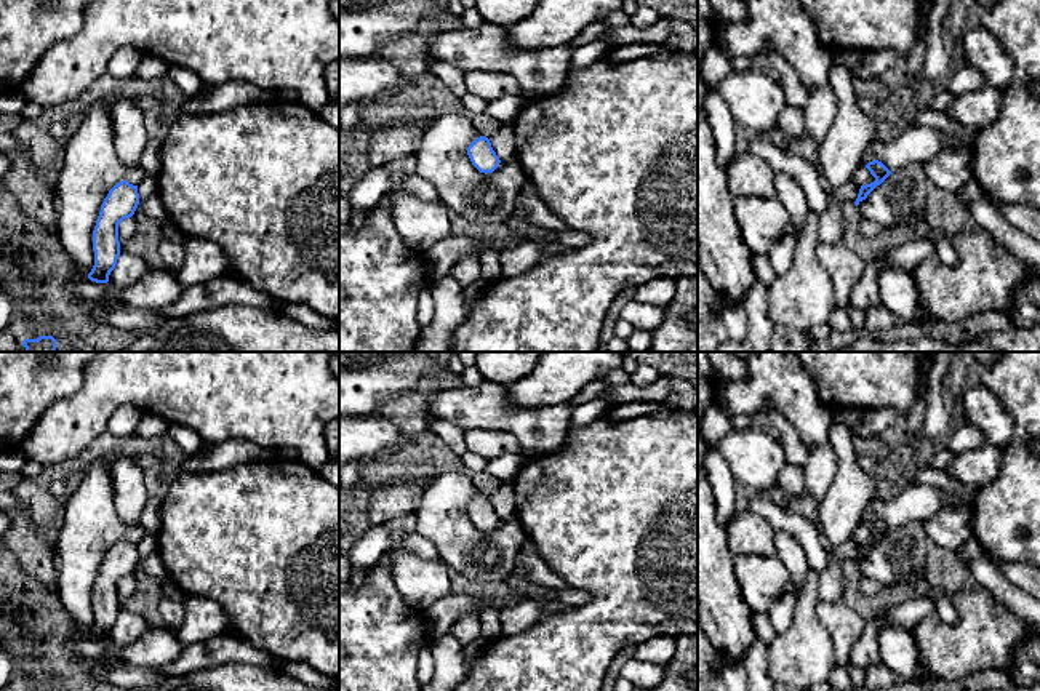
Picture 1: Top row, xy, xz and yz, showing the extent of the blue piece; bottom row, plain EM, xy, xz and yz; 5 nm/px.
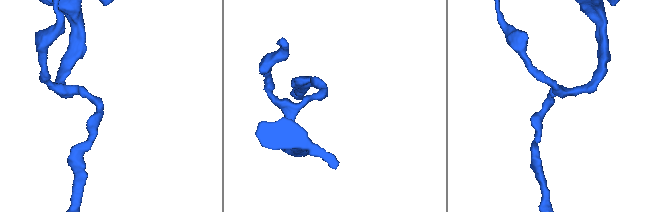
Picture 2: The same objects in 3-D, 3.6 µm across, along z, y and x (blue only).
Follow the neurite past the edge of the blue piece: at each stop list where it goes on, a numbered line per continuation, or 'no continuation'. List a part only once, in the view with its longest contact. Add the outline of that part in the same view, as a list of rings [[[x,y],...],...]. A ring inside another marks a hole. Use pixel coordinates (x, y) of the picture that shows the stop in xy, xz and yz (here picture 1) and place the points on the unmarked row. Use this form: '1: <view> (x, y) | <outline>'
no continuation

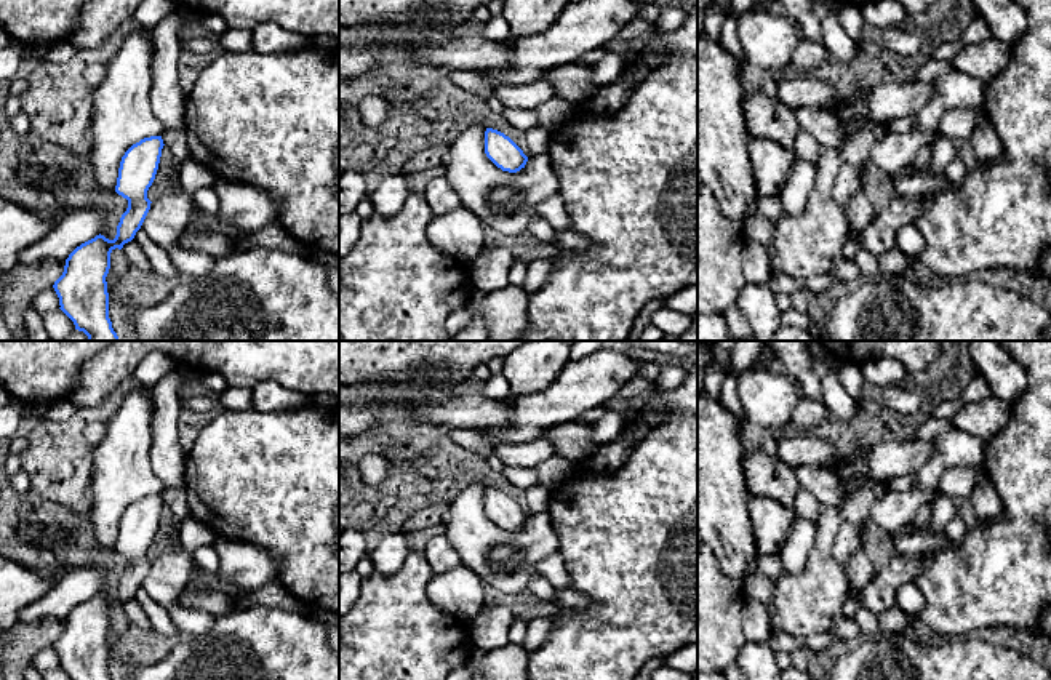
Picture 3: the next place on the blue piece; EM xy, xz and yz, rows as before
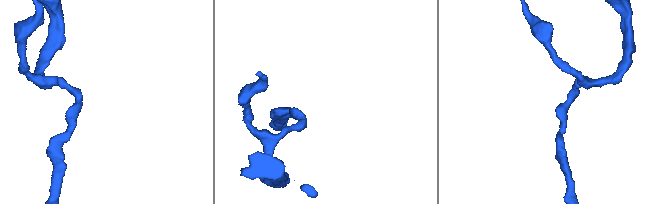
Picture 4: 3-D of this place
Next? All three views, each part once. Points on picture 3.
no continuation

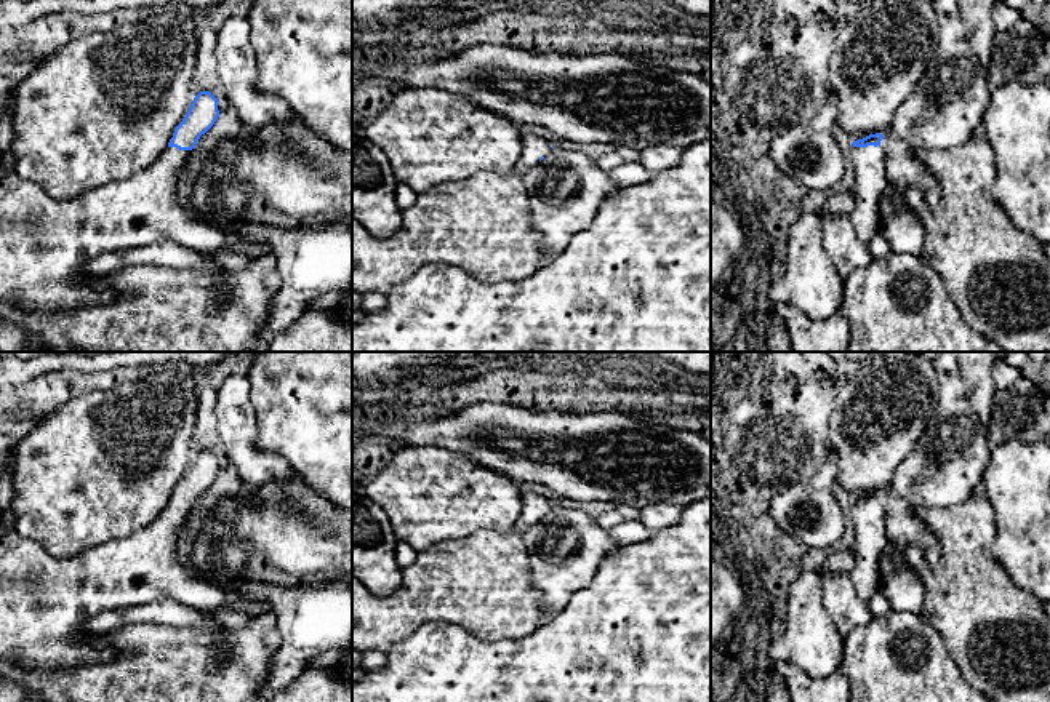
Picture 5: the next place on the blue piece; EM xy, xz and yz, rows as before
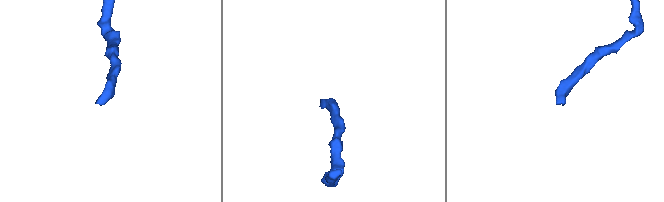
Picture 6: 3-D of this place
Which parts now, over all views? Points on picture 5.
1: yz (869, 520) | [[[885,497],[877,505],[852,505],[855,566],[848,579],[863,601],[877,592],[880,556],[887,545],[885,510]]]

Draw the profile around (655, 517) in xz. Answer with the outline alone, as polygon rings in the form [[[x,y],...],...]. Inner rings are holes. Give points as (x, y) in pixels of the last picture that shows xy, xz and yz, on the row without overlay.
[[[653,504],[640,510],[640,523],[656,532],[675,525],[682,518],[682,507],[677,504]]]

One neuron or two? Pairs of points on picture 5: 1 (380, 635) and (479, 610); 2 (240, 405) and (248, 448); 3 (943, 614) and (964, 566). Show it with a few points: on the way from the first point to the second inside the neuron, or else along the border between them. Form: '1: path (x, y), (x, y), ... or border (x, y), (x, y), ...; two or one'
1: path (404, 611), (408, 608), (455, 608); one
2: path (240, 416), (240, 437); one
3: path (954, 603), (964, 594), (964, 578); one

